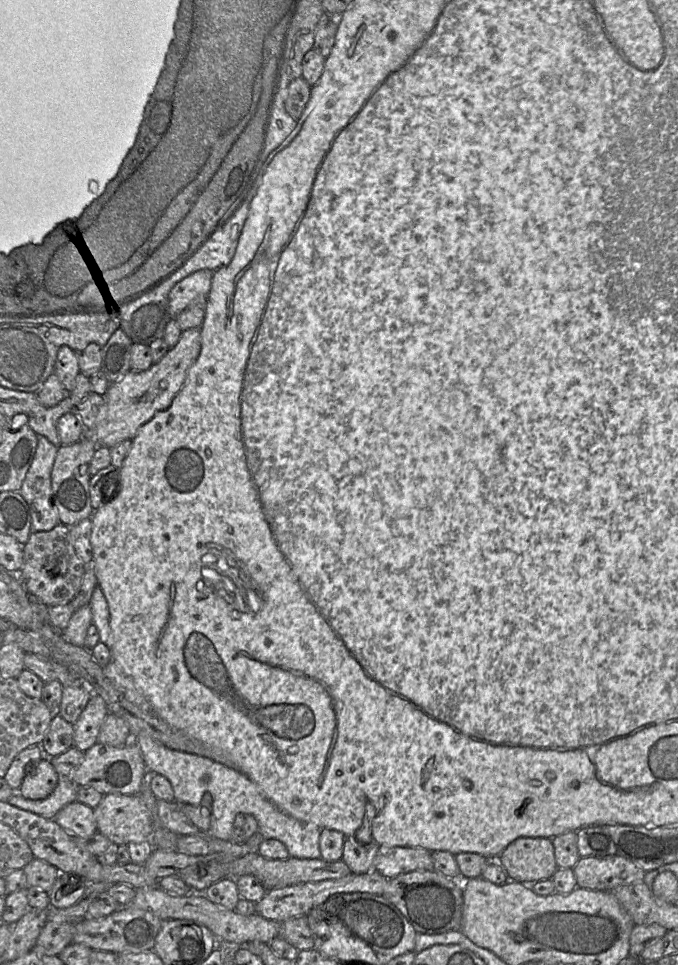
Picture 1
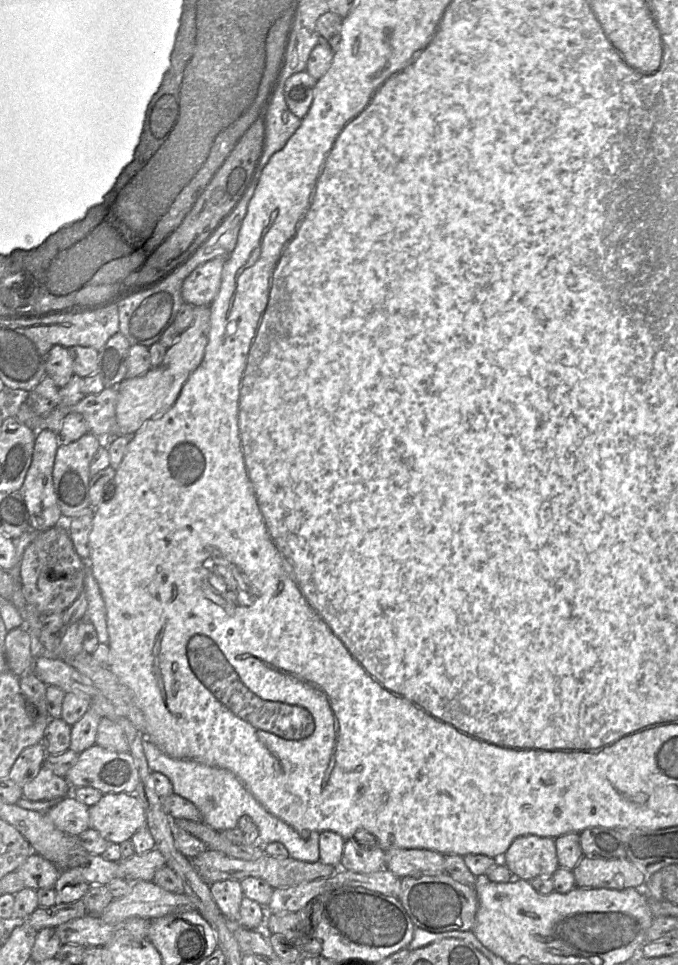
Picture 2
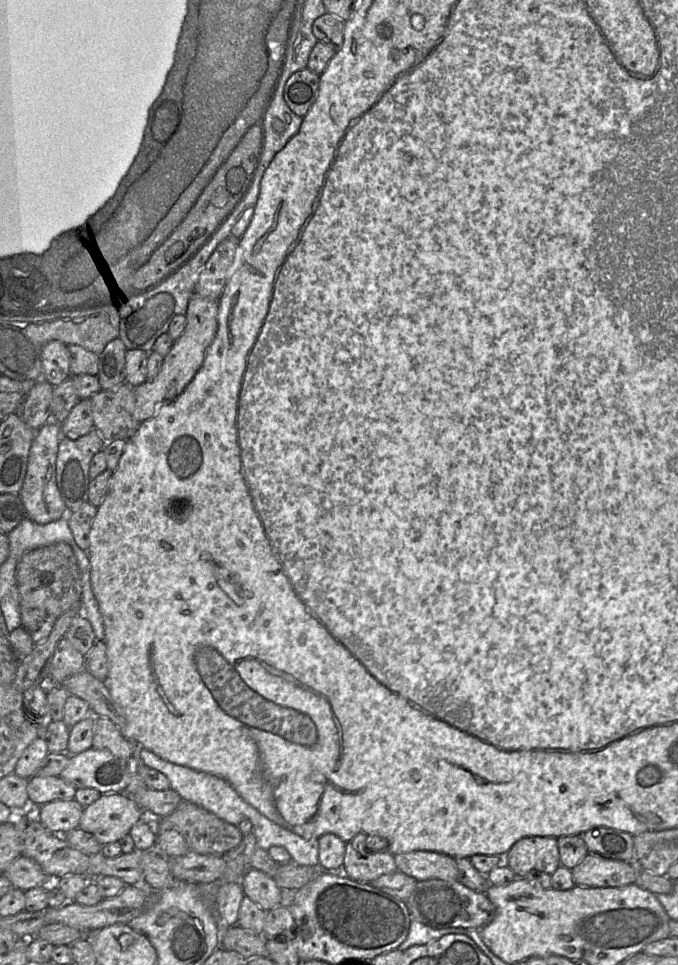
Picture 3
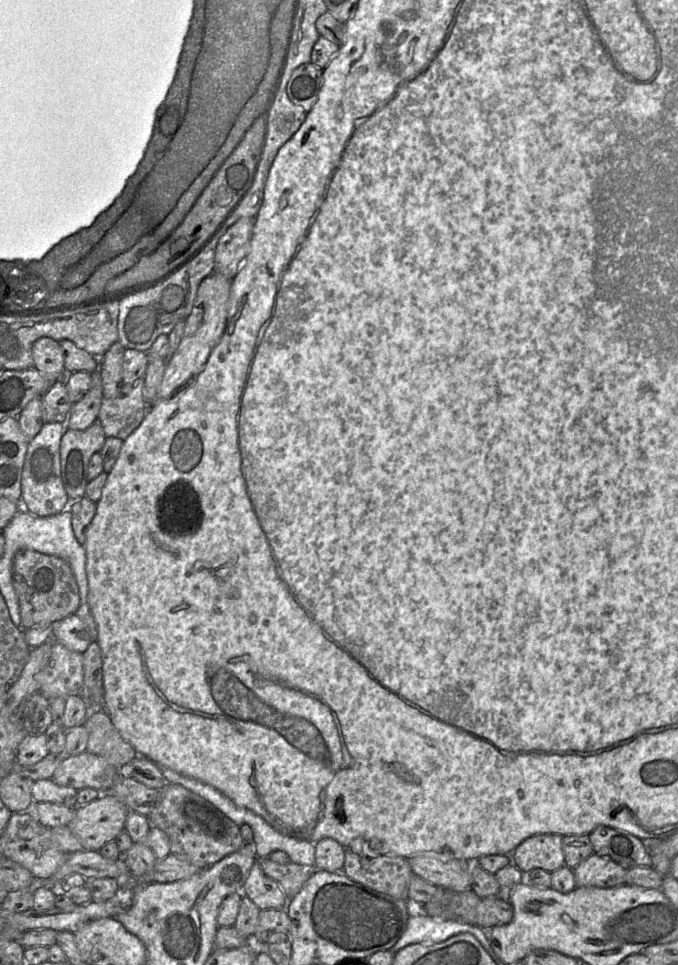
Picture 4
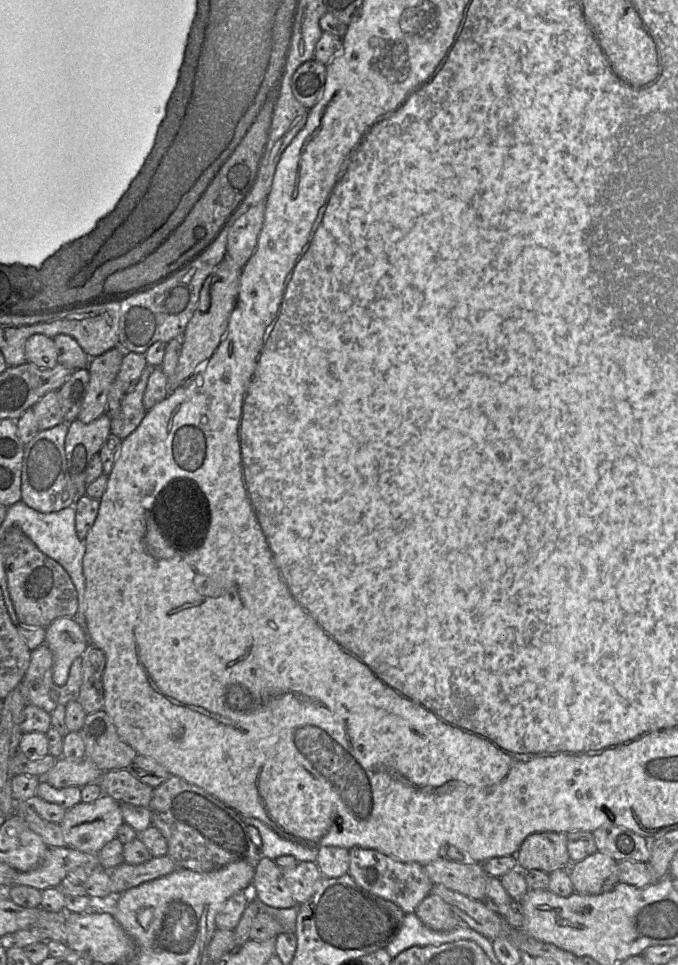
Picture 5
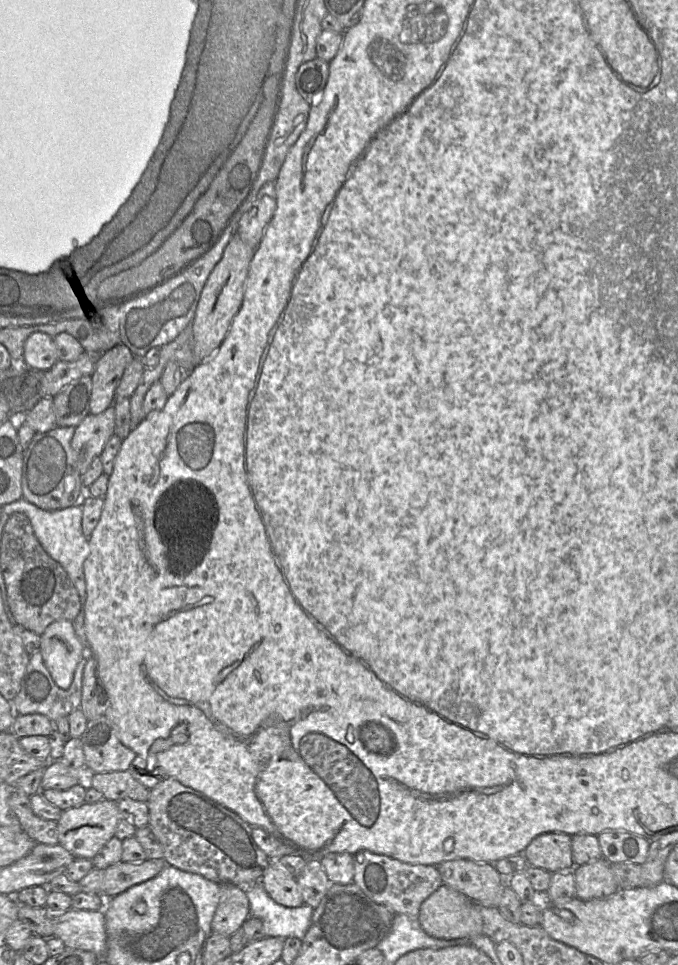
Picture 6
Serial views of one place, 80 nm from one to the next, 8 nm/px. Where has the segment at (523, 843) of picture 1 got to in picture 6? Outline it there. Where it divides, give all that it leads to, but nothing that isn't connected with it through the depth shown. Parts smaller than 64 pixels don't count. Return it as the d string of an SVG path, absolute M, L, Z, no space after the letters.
M545 833L534 838L523 852L527 866L557 873L572 871L571 837L564 833Z

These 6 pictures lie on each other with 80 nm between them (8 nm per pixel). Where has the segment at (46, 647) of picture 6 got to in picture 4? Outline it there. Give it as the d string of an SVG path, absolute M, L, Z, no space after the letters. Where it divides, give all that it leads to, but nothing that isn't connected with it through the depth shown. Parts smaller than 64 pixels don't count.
M76 614L51 625L51 638L69 650L83 654L92 642L88 627Z

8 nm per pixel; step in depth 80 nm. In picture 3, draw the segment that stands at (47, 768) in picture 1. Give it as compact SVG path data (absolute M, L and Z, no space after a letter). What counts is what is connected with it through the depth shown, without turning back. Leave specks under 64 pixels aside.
M34 775L28 780L27 794L30 804L43 805L56 800L72 800L77 788L59 776Z

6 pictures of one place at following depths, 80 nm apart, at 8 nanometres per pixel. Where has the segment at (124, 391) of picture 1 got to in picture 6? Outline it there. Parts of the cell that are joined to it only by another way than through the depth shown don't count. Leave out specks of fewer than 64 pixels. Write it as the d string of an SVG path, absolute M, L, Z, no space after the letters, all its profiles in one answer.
M237 233L234 234L223 257L209 275L191 322L196 364L206 361L216 352L225 339L233 318L240 310L254 251L255 249L243 242Z

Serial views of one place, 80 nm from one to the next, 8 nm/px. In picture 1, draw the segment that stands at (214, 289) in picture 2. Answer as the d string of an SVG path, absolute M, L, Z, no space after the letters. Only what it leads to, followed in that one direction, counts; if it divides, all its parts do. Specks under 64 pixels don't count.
M197 271L178 282L169 294L169 310L172 317L179 315L194 300L207 298L214 271Z

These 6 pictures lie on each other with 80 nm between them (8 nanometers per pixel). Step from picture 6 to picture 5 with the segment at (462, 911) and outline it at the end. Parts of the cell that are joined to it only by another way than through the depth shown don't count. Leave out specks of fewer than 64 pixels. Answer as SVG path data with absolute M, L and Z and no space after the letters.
M429 894L416 908L421 922L434 931L450 931L461 926L460 919L439 896Z

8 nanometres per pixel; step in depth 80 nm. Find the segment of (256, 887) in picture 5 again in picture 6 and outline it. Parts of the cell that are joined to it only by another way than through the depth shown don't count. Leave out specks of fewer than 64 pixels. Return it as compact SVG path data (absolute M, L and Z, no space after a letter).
M270 860L261 884L268 895L278 904L285 907L299 907L304 904L299 886L290 874Z

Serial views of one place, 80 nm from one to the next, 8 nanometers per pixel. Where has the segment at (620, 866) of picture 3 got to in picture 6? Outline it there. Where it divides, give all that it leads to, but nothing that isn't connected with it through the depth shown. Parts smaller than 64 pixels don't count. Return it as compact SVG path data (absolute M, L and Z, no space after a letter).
M601 858L574 867L575 898L582 901L603 899L613 895L619 887L610 863Z

